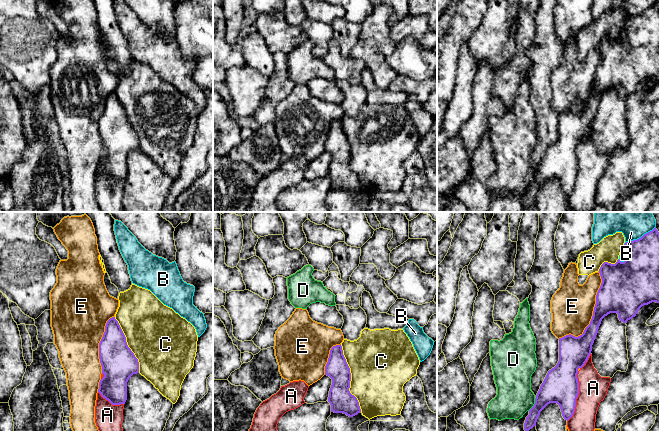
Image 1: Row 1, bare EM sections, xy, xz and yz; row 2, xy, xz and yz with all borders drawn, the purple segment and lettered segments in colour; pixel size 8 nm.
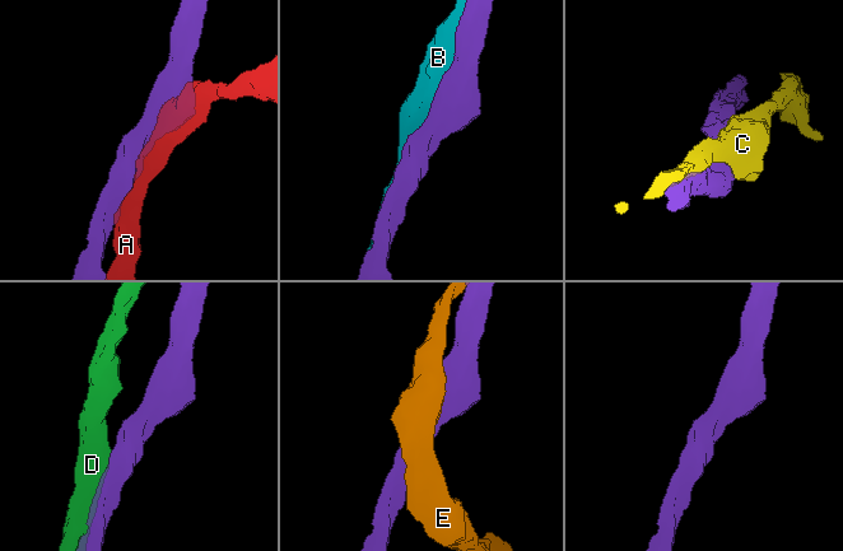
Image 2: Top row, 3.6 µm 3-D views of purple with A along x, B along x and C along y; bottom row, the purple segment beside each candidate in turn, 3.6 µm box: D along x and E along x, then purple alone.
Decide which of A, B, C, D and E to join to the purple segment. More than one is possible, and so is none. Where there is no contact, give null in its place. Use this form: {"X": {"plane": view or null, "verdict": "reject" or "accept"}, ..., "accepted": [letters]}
{"A": {"plane": "yz", "verdict": "reject"}, "B": {"plane": "yz", "verdict": "reject"}, "C": {"plane": "xz", "verdict": "reject"}, "D": {"plane": "yz", "verdict": "reject"}, "E": {"plane": "yz", "verdict": "reject"}, "accepted": []}

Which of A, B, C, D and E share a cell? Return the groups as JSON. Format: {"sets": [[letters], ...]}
{"sets": [["A"], ["B"], ["C"], ["D"], ["E"]]}

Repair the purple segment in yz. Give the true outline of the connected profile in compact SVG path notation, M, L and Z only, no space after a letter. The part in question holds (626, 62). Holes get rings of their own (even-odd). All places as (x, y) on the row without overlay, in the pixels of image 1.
M656 3L641 14L626 18L623 26L626 30L624 38L619 35L615 40L604 38L599 45L602 59L596 71L592 95L583 110L578 113L569 110L559 114L559 137L554 144L548 147L540 162L535 180L529 186L524 199L525 207L536 202L540 188L550 179L559 181L565 196L568 197L573 192L579 170L578 145L587 138L599 102L605 92L617 89L619 96L627 99L636 92L642 82L652 78L659 79L659 8Z

